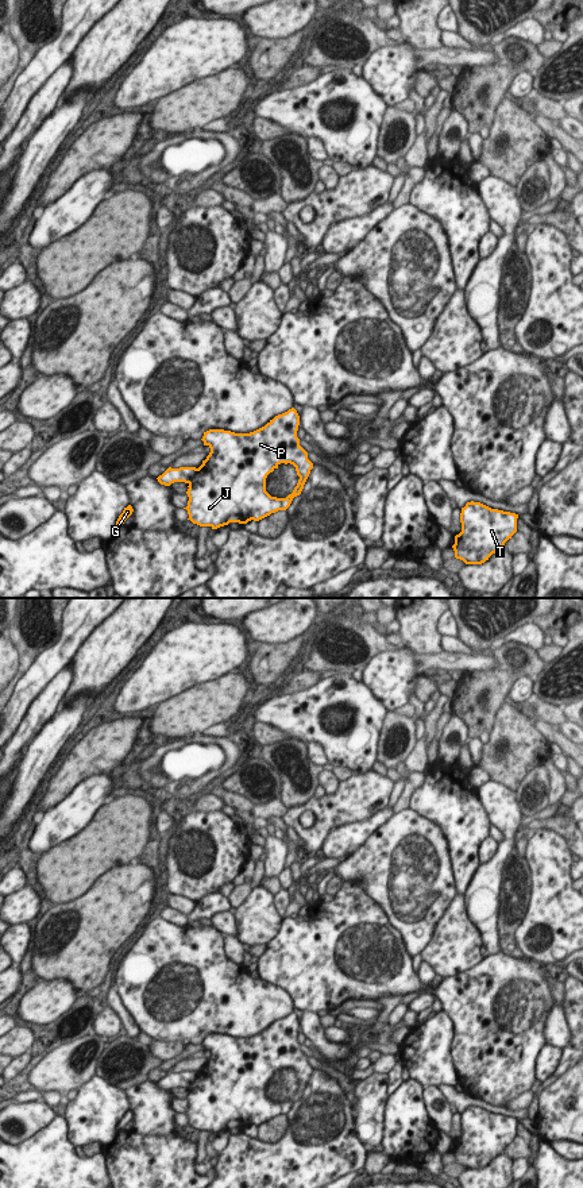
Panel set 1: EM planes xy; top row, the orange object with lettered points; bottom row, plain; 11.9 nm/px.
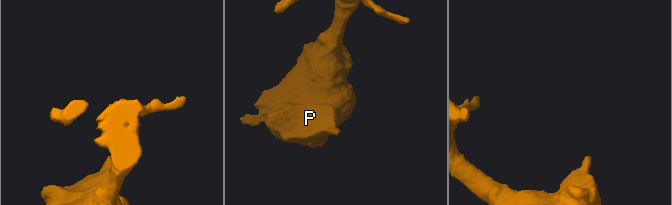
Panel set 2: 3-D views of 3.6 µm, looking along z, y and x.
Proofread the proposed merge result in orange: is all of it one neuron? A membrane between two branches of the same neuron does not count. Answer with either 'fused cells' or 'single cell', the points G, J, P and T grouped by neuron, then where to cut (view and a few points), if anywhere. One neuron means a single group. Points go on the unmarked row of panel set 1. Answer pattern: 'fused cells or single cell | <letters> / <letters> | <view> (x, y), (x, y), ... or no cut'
fused cells | G / J P T | xy (197, 1073), (189, 1088)

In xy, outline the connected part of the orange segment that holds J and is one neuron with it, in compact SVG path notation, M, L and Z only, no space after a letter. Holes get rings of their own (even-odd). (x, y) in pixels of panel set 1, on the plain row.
M294 1012L275 1021L265 1031L250 1038L224 1034L204 1037L209 1060L196 1075L186 1096L189 1123L200 1131L217 1134L229 1127L259 1126L278 1115L286 1115L300 1100L313 1073L308 1057L300 1050L300 1021ZM281 1068L290 1068L300 1081L286 1103L266 1096L266 1083Z

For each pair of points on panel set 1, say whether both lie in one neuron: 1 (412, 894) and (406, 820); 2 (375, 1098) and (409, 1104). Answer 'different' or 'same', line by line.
1: same
2: different

